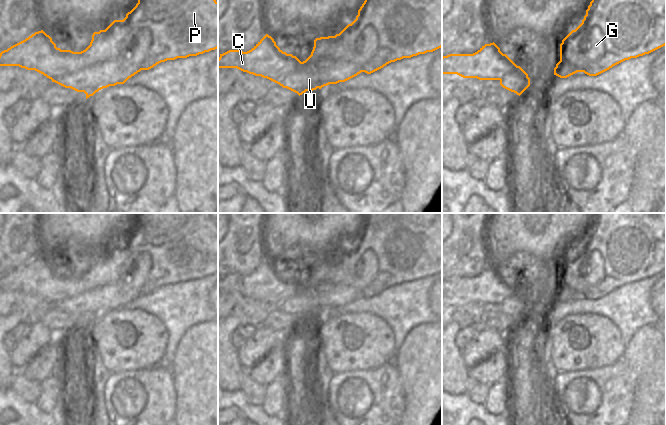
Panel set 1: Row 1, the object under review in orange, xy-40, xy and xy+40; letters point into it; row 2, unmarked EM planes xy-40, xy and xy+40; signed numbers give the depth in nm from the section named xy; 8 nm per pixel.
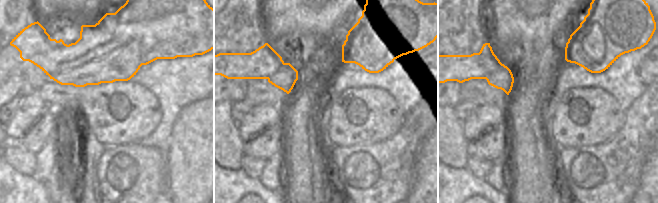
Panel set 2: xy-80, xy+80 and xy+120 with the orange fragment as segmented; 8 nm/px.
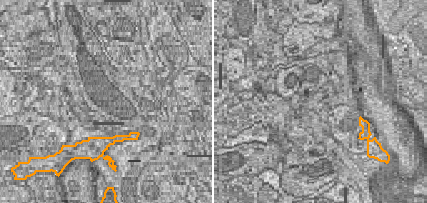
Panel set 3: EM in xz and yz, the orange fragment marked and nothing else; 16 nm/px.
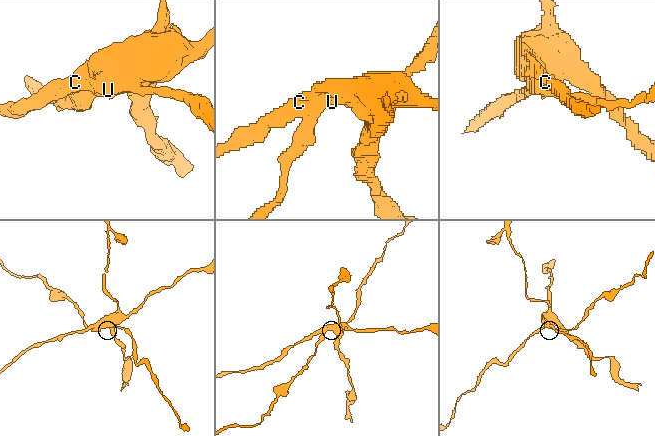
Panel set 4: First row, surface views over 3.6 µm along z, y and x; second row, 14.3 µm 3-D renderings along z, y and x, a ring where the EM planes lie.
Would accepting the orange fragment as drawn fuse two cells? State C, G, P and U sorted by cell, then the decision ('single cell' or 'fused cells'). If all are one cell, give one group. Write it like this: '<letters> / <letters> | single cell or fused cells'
C G P / U | fused cells

